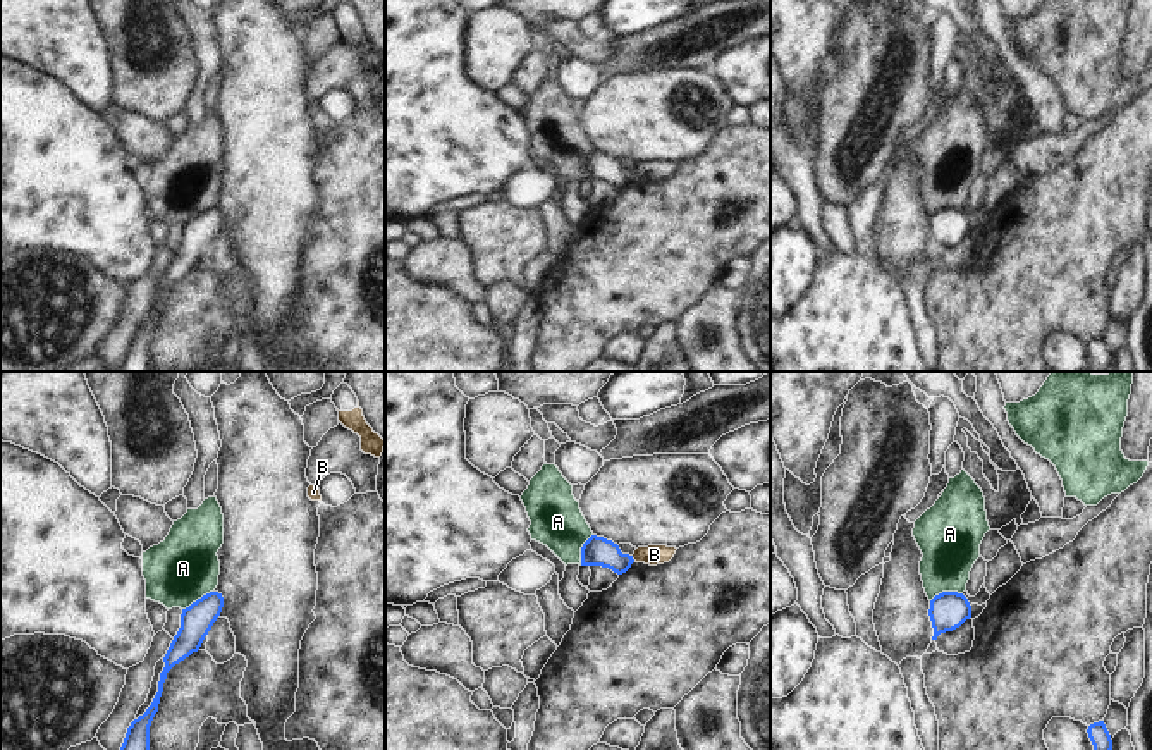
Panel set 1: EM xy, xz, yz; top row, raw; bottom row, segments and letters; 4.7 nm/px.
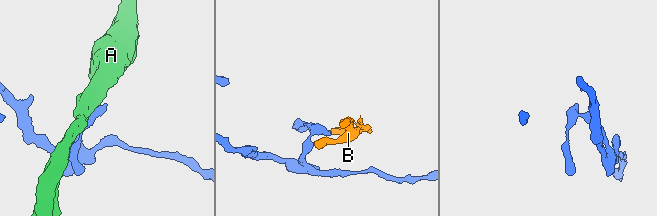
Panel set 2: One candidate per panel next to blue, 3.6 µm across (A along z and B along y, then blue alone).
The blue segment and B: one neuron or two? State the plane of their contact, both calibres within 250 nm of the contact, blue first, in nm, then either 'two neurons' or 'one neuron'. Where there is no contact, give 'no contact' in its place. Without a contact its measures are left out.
xz | 140/100 nm | two neurons

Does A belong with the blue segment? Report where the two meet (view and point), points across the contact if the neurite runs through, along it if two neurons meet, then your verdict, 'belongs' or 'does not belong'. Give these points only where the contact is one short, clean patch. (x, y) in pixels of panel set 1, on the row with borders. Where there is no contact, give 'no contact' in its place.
meets blue in yz at (946, 592); border along yz (962, 592), (939, 592), (931, 601); does not belong

